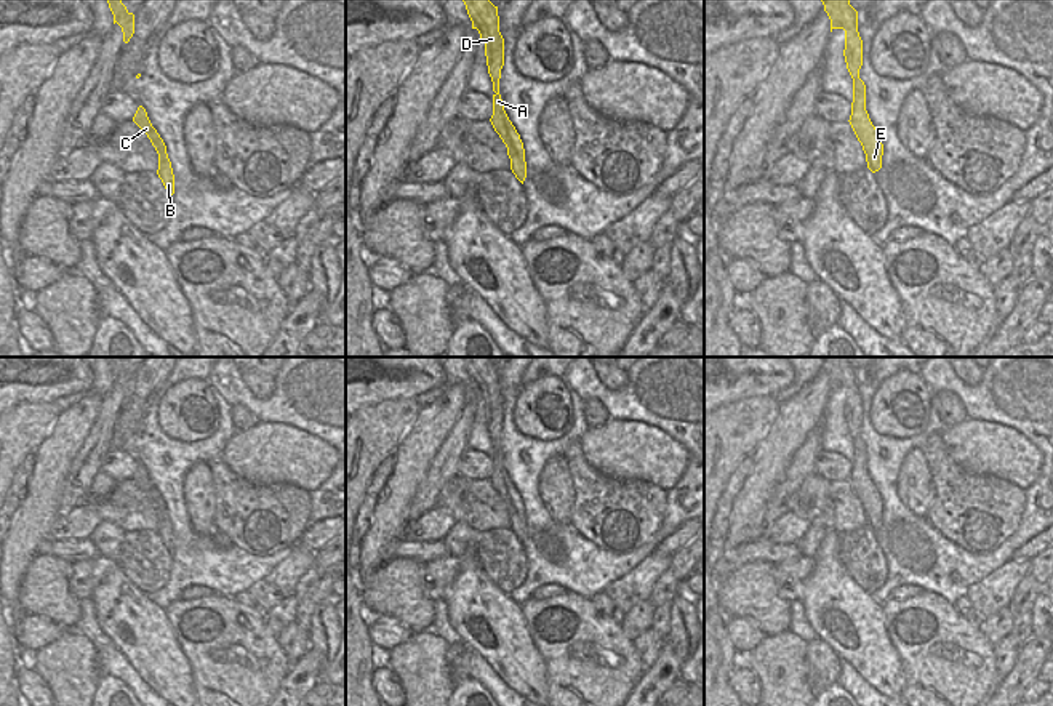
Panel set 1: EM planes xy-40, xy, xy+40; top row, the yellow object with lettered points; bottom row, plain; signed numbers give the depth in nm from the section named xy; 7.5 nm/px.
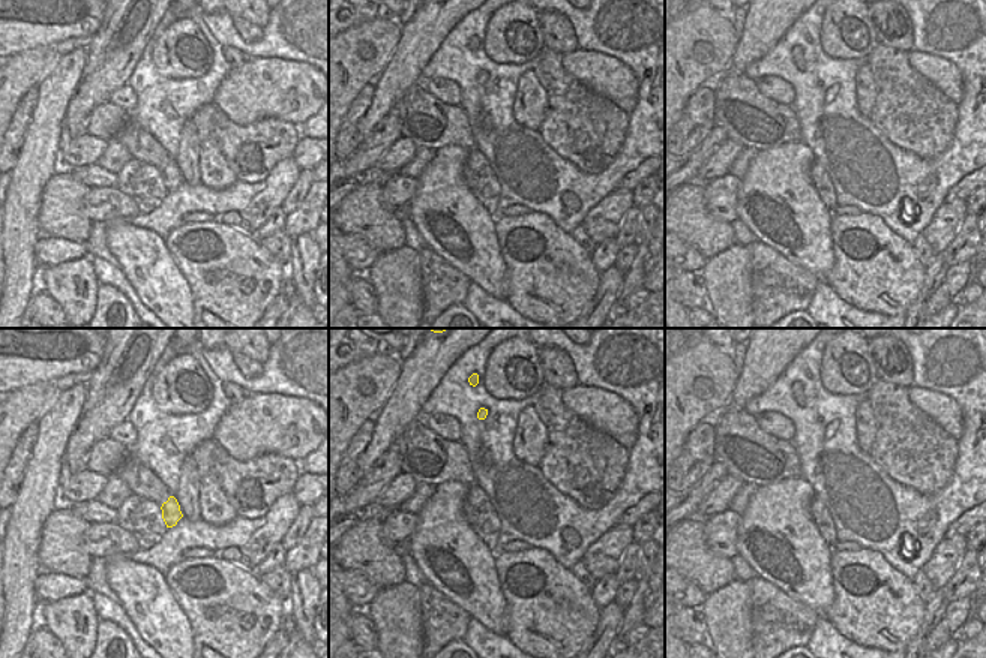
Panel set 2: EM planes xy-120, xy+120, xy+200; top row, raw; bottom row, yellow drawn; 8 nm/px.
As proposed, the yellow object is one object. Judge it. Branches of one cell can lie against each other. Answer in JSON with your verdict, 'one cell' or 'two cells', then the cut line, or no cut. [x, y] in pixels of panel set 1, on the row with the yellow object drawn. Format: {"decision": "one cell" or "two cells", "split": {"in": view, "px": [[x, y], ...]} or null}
{"decision": "one cell", "split": null}

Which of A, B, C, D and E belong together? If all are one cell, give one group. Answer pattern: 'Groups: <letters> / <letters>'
Groups: A B C D E

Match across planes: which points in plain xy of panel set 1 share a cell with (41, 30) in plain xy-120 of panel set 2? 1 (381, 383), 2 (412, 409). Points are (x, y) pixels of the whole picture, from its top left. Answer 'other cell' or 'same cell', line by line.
1: same cell
2: other cell

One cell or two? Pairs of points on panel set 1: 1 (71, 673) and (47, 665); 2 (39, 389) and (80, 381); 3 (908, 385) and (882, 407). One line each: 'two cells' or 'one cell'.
1: one cell
2: one cell
3: one cell

